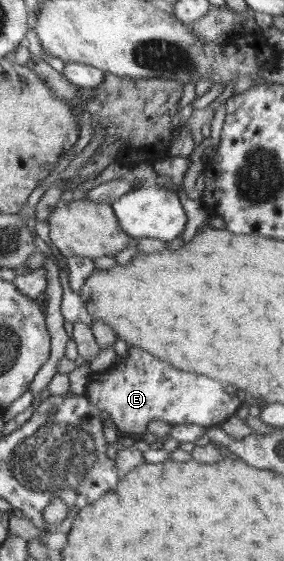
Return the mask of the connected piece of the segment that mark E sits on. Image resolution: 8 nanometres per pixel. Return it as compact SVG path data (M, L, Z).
M129 347L126 357L103 372L94 372L90 377L85 395L95 406L109 414L118 435L123 436L143 435L153 420L172 425L219 426L242 406L237 395L225 392L224 384L218 379L180 370L139 347Z

